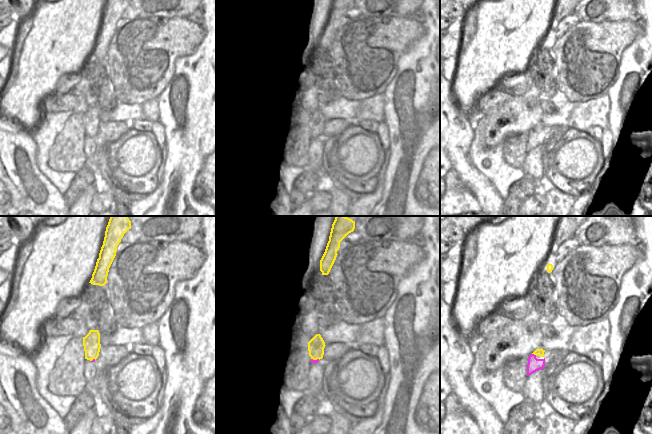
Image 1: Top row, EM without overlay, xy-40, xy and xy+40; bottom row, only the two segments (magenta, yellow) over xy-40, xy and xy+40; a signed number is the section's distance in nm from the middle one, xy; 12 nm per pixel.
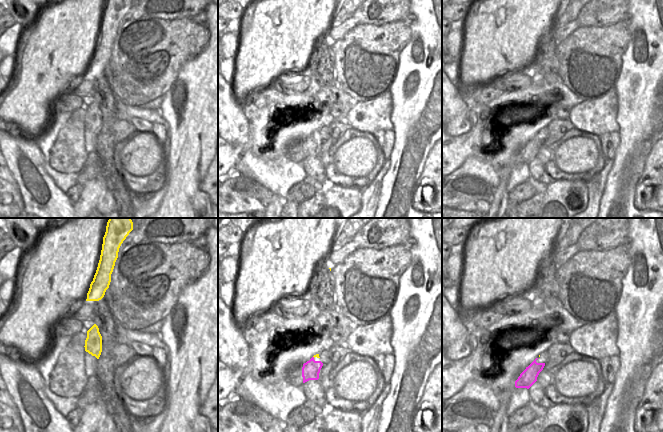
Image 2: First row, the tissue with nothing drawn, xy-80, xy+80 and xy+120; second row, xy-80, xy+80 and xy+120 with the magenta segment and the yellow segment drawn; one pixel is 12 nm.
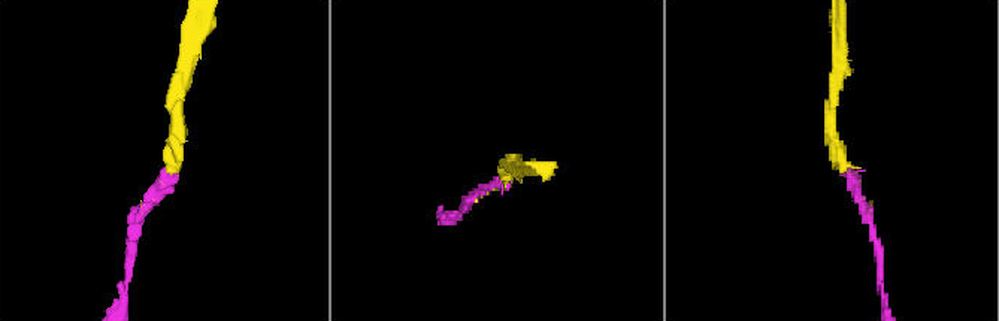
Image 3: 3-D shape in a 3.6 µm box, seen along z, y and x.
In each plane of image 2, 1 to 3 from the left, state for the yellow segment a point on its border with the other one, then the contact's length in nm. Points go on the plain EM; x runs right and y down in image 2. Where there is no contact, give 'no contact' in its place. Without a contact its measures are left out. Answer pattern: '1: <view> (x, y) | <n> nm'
1: no contact
2: no contact
3: no contact

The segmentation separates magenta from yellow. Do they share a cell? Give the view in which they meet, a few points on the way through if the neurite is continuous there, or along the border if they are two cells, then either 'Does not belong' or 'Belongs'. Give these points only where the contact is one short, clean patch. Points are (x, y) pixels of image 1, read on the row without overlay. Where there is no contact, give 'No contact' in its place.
Touches magenta in xy+40. Belongs.

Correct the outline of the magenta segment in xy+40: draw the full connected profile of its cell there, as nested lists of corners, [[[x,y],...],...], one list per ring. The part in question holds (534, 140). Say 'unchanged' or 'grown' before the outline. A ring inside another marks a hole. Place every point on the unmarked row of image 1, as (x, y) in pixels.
grown | [[[536,125],[529,133],[527,140],[527,151],[531,151],[538,146],[542,146],[545,140],[545,126]]]

